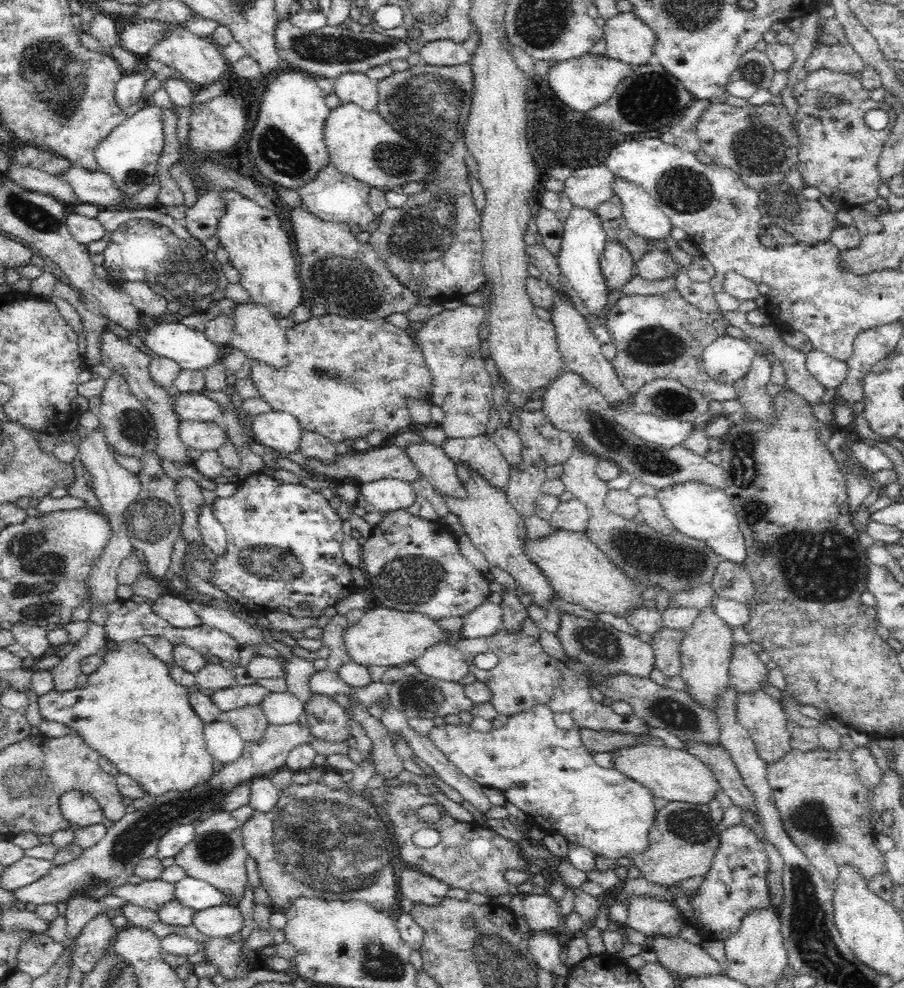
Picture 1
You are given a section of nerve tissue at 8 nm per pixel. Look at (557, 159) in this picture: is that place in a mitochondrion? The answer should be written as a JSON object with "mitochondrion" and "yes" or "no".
{"mitochondrion":"no"}

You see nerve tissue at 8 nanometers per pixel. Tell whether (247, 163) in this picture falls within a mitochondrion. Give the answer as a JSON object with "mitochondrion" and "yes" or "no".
{"mitochondrion":"yes"}

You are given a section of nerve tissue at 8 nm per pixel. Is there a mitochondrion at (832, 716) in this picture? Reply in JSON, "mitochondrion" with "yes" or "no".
{"mitochondrion":"no"}

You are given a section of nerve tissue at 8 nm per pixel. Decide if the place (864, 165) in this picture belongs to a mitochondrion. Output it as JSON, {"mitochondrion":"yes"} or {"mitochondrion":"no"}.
{"mitochondrion":"no"}

